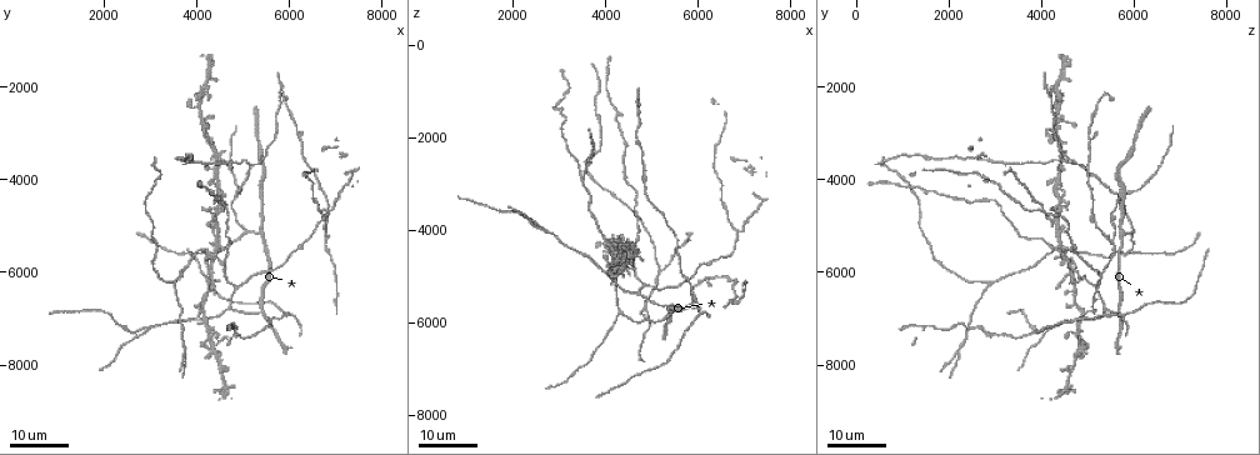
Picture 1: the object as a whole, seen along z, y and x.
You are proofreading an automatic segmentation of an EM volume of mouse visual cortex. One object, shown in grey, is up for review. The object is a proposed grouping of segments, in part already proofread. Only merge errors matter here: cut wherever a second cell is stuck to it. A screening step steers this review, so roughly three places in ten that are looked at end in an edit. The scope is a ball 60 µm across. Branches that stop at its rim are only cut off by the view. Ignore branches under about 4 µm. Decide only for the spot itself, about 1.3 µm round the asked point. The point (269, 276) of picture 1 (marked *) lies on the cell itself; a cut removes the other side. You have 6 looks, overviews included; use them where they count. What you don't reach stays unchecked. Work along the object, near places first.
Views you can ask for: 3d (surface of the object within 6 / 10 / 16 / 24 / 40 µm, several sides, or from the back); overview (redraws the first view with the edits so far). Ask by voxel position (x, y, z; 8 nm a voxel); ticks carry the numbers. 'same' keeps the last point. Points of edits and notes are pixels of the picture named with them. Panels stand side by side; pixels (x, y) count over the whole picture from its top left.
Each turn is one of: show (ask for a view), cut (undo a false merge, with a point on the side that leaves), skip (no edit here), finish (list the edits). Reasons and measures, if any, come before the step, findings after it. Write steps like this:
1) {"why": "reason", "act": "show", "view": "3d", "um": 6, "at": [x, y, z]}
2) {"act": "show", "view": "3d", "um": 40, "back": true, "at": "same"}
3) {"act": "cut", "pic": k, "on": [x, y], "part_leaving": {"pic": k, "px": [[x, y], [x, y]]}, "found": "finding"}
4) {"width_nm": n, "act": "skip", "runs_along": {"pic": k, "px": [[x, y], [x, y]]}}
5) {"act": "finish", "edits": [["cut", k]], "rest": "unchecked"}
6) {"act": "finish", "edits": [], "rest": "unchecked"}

{"why": "three arms meet", "act": "show", "view": "3d", "um": 24, "at": [4000, 7000, 4900]}

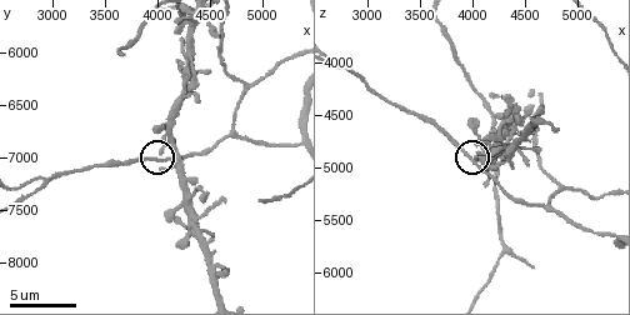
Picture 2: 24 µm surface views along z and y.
{"why": "zoom in", "act": "show", "view": "3d", "um": 10, "at": [3960, 7000, 4920]}

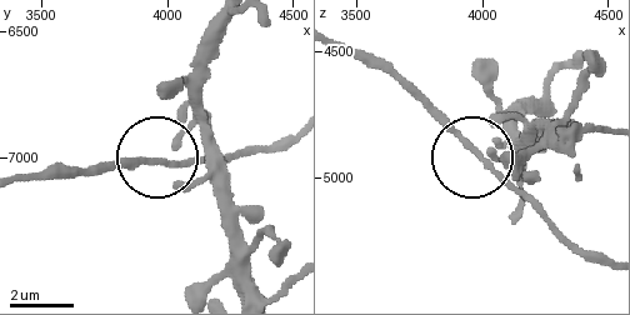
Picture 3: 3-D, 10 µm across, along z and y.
{"arms": 3, "act": "skip", "runs_along": {"pic": 3, "px": [[608, 260], [566, 238], [408, 88]]}, "found": "continuous, no second cell"}

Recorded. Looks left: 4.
{"why": "a fork", "act": "show", "view": "3d", "um": 16, "at": [4600, 5450, 4300]}

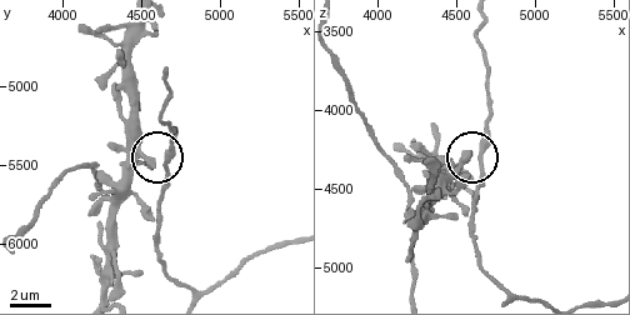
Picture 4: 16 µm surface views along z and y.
{"act": "show", "view": "3d", "um": 6, "at": "same"}

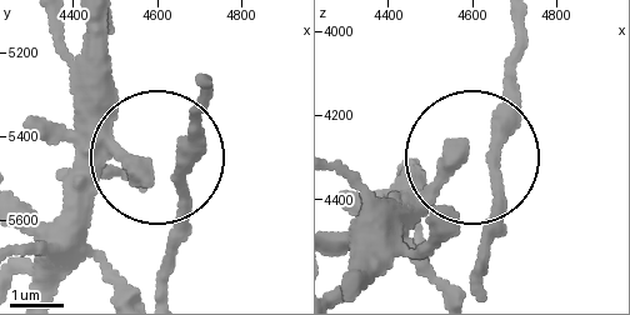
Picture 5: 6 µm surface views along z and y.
{"act": "show", "view": "3d", "um": 6, "back": true, "at": "same"}

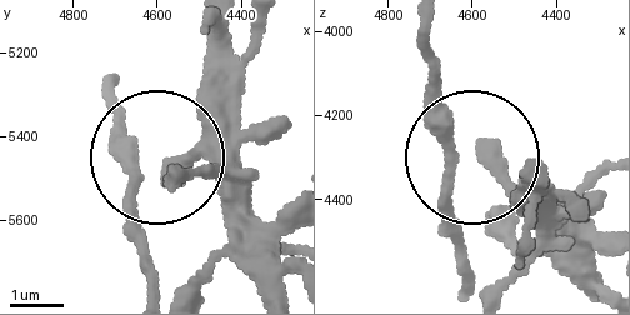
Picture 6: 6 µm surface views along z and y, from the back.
{"width_nm": 270, "act": "skip", "found": "continuous, no second cell"}

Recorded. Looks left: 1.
{"act": "finish", "edits": [], "rest": "unchecked"}

